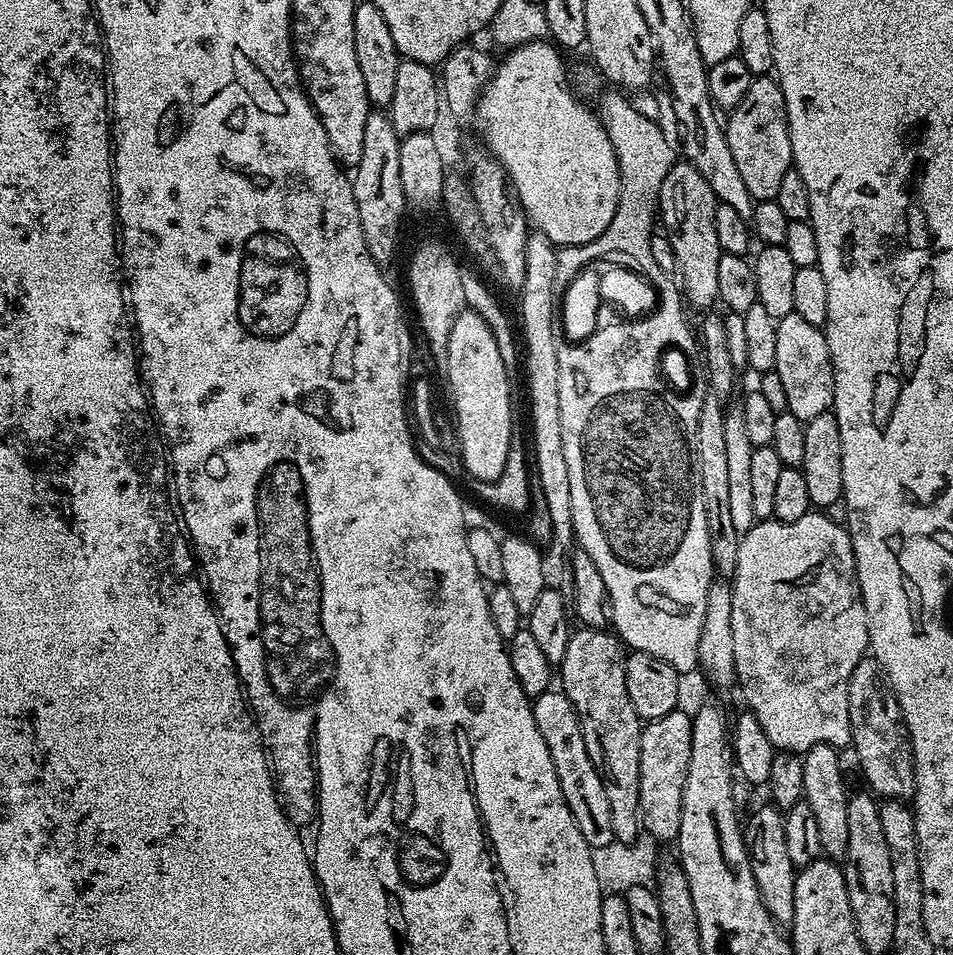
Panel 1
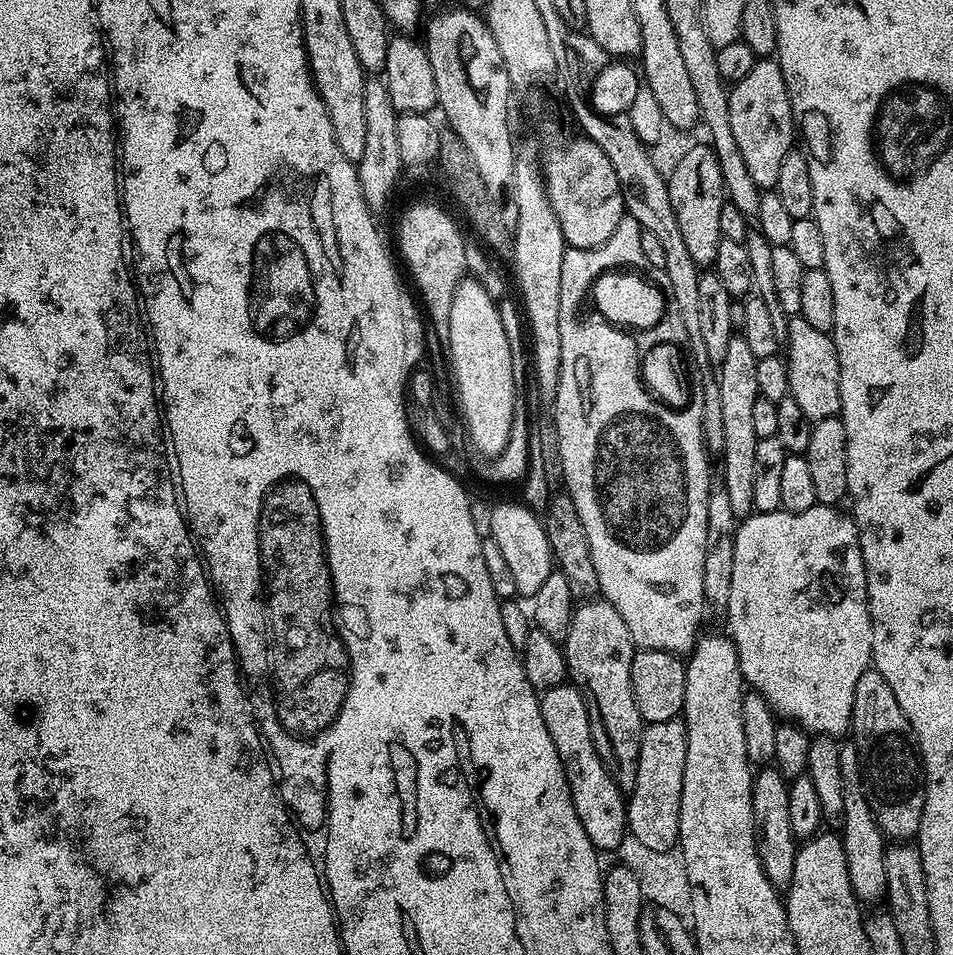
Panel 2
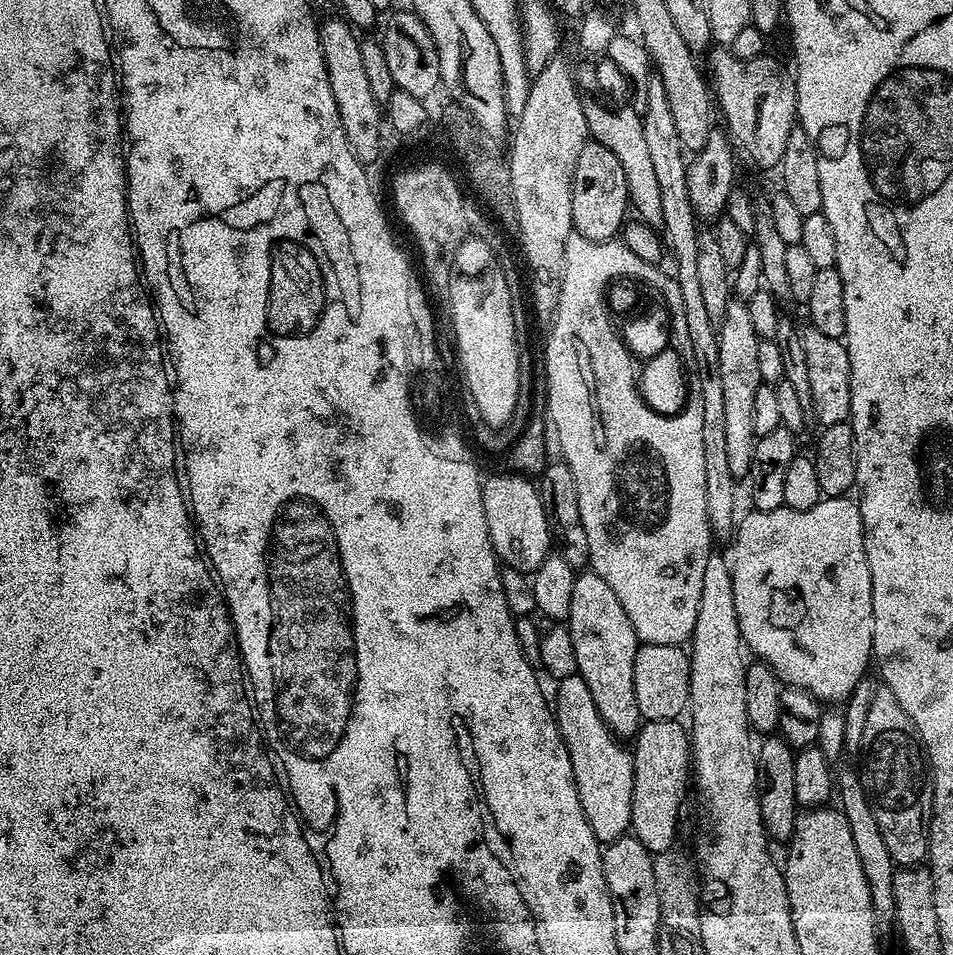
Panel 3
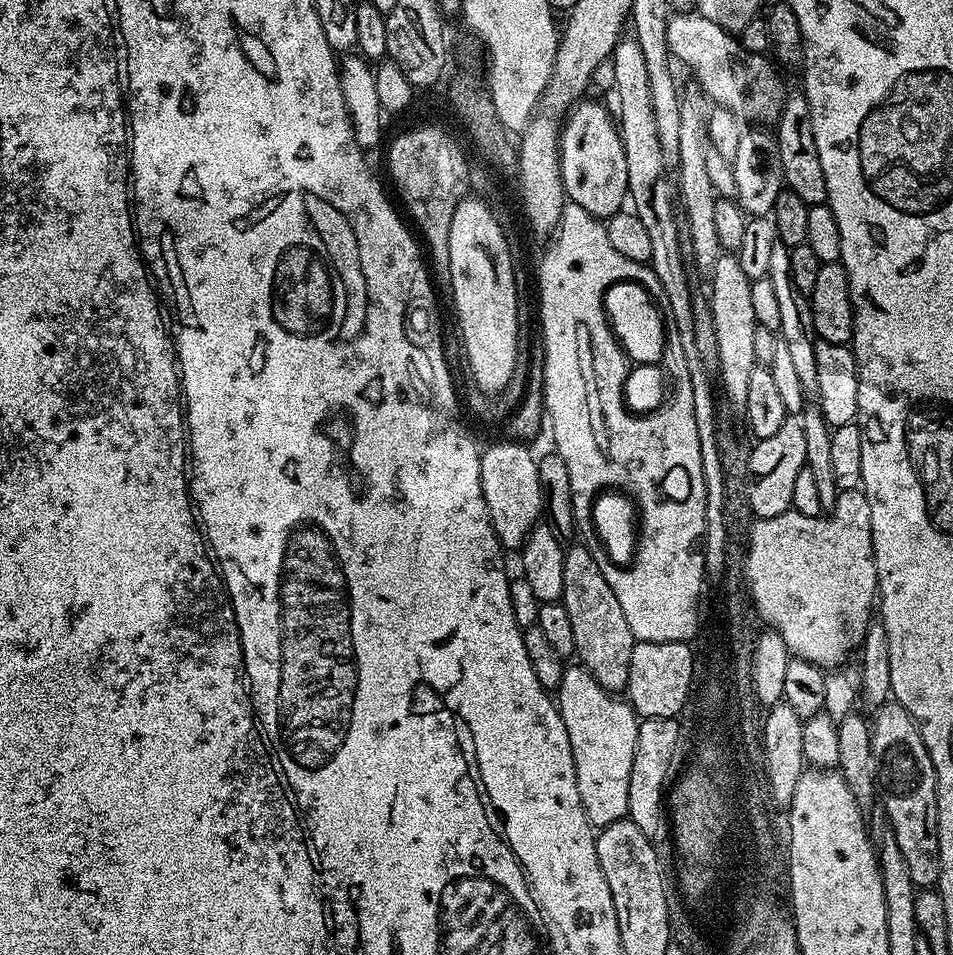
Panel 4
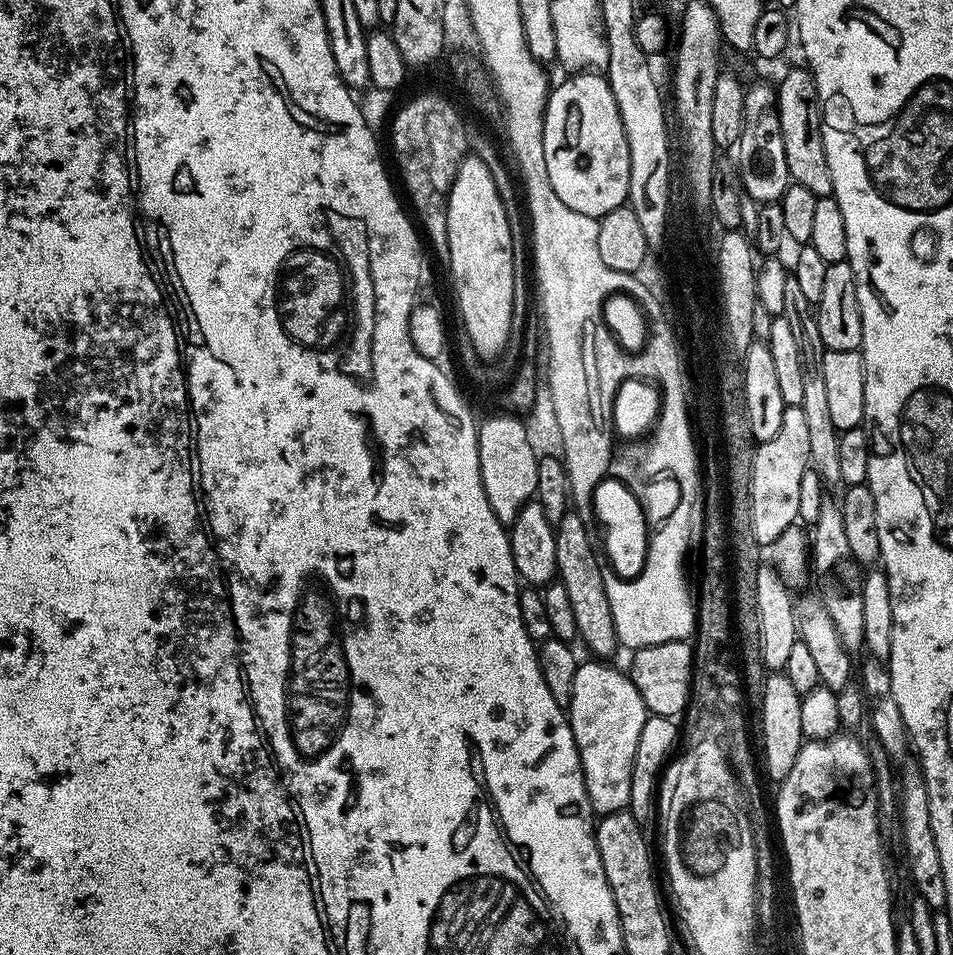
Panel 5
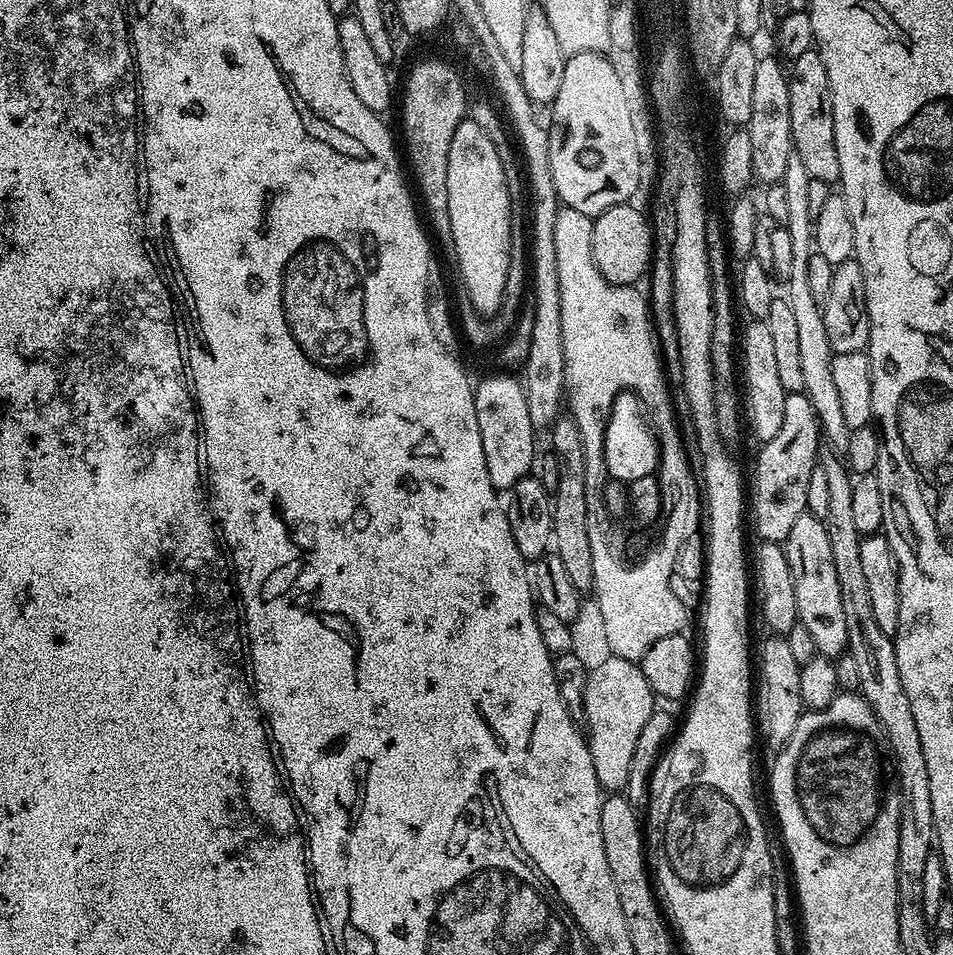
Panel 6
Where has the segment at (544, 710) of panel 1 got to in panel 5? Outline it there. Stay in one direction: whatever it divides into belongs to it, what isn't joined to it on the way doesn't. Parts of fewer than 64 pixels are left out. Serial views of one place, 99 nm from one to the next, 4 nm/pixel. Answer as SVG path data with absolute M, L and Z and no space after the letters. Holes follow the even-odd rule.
M596 658L588 659L592 660L576 665L574 694L570 694L566 715L574 734L574 742L580 751L586 794L592 803L593 813L597 817L601 817L622 812L628 808L630 782L634 770L634 750L638 750L638 737L641 736L642 726L647 722L650 713L642 702L642 694L638 694L638 686L634 686L632 677L627 671L619 672L618 669L611 668L608 662L601 662Z

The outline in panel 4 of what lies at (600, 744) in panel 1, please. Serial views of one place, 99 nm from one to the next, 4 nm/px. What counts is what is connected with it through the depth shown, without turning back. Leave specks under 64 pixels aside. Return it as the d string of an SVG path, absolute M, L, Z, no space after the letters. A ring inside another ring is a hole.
M576 542L573 548L565 551L562 578L562 602L566 606L566 614L570 614L579 663L606 691L623 693L630 678L630 654L634 643L630 622L626 622L626 614L622 614L618 598L614 590L610 590L610 582L606 582L602 570L598 570L598 562L594 562L590 550L583 543Z

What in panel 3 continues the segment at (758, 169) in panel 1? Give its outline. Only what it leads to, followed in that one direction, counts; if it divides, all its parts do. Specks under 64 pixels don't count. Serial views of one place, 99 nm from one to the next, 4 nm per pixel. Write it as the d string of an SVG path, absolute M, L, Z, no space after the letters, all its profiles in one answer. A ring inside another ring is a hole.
M716 46L707 56L706 72L710 77L710 88L719 111L720 108L724 111L731 139L748 151L748 156L754 163L775 169L782 158L782 150L786 150L790 130L798 124L793 73L789 69L787 72L771 54L743 60L727 47Z

